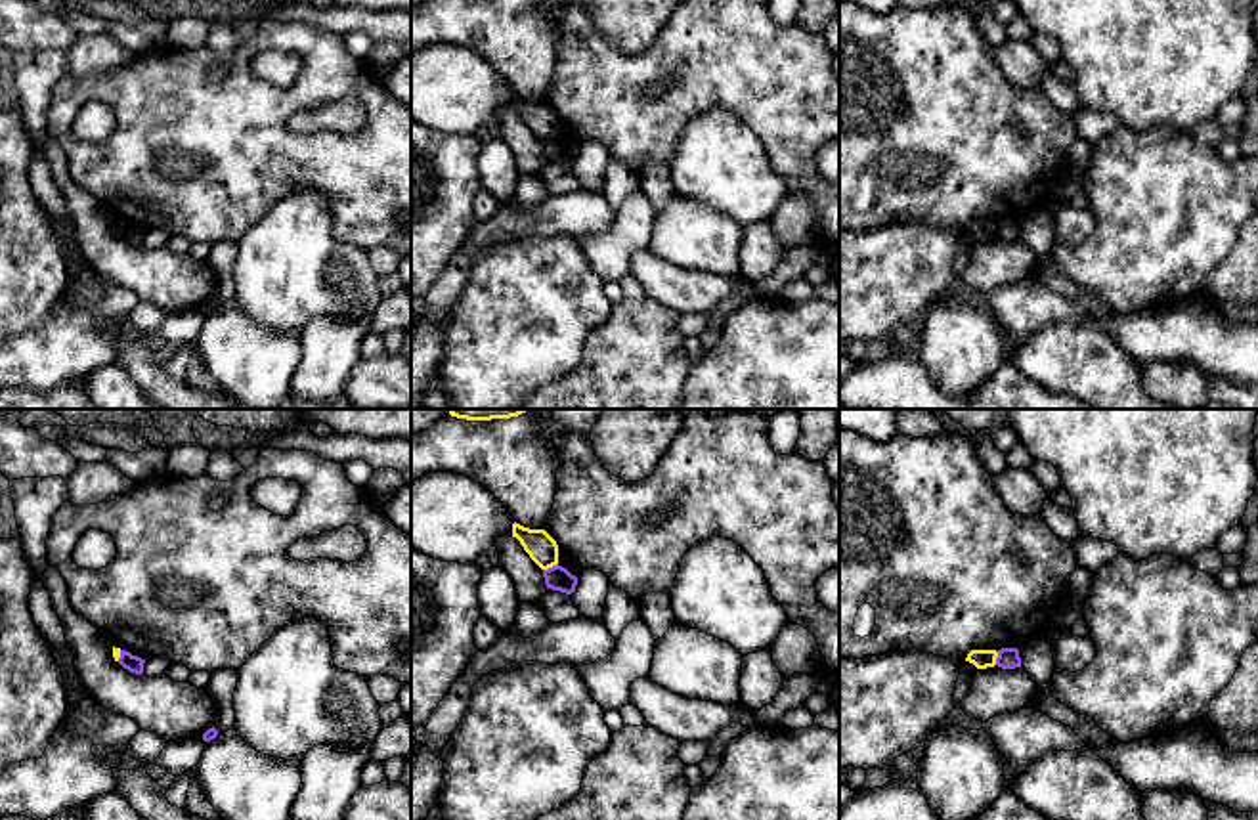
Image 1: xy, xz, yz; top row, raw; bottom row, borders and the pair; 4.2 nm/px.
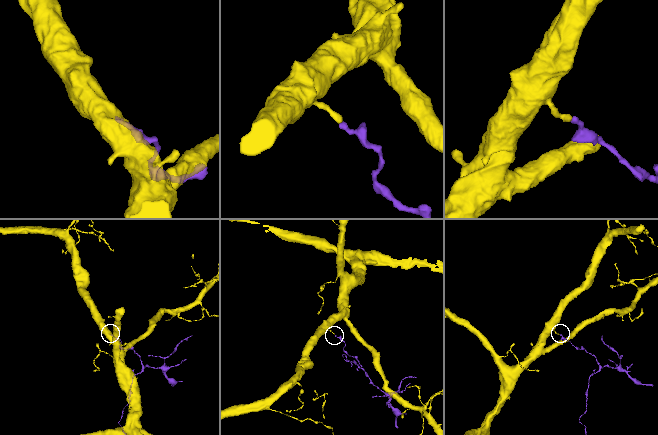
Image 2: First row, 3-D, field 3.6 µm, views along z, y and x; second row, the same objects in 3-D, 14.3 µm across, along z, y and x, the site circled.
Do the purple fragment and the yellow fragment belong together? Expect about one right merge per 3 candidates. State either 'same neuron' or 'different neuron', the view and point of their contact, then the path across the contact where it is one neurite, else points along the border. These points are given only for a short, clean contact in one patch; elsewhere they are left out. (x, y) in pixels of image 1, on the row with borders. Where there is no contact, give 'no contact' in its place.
different neuron; meets purple in xz at (549, 568); border along xz (557, 562), (543, 570)

